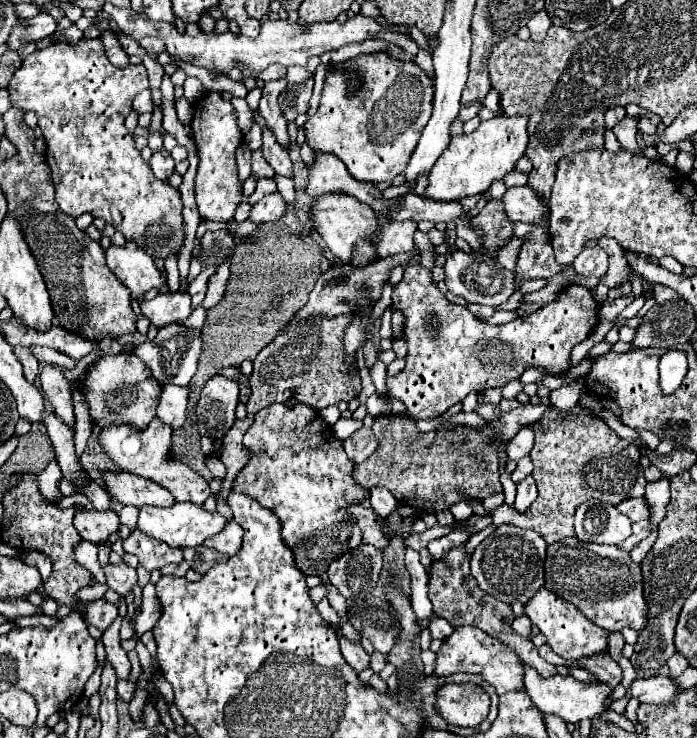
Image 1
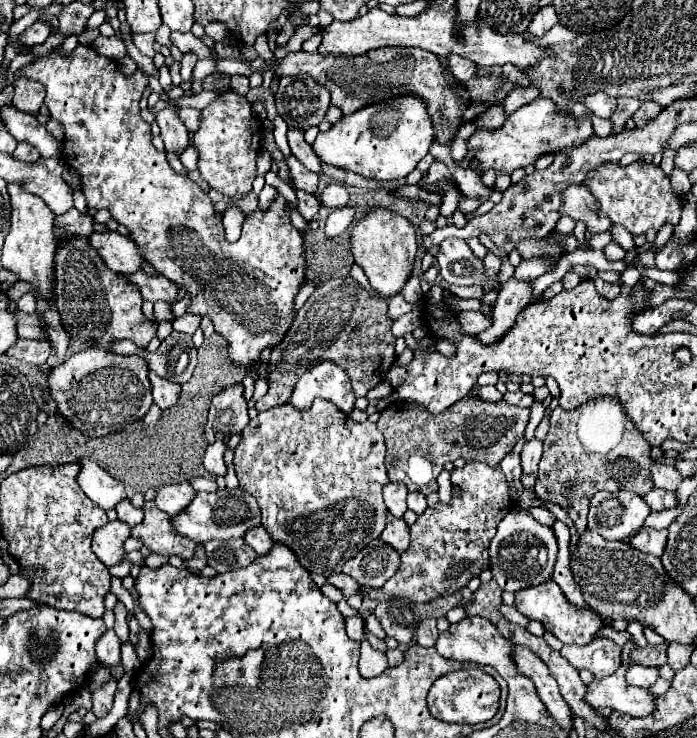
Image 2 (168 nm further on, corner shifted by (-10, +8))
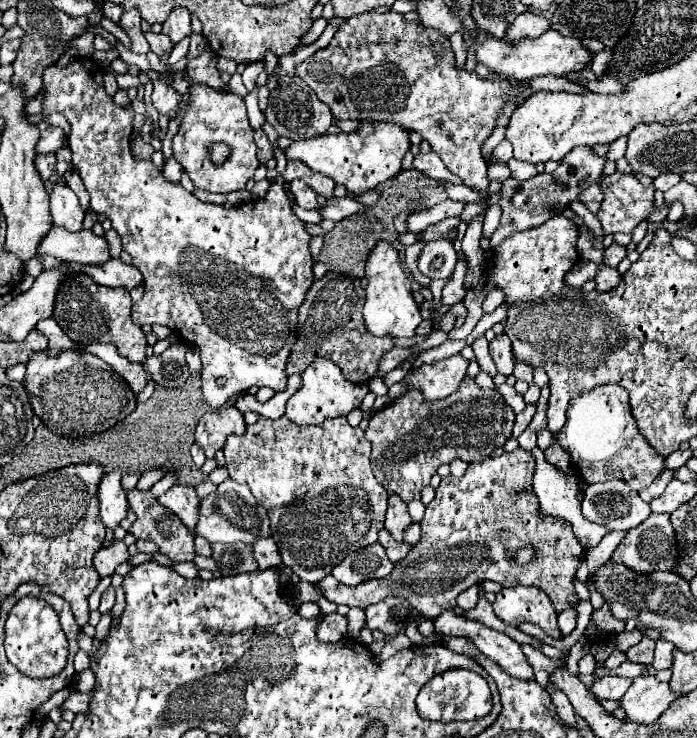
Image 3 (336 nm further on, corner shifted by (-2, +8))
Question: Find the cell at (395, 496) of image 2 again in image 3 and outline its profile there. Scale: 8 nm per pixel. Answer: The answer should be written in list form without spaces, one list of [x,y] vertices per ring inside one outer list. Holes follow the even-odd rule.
[[[390,495],[388,499],[388,511],[386,511],[386,529],[390,531],[390,535],[398,541],[402,541],[402,531],[412,523],[408,511],[406,511],[406,503],[398,497],[398,495]]]

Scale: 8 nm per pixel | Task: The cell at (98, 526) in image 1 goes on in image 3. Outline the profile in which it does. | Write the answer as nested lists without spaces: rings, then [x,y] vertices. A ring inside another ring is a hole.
[[[112,539],[110,545],[102,545],[94,555],[94,567],[100,573],[100,577],[114,575],[114,569],[120,563],[126,563],[128,551],[122,539]]]

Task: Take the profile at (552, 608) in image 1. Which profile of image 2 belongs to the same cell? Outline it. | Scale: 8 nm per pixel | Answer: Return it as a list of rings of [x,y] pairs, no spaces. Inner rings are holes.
[[[554,581],[536,585],[536,587],[528,587],[524,591],[516,593],[514,599],[514,607],[528,619],[536,619],[544,625],[546,631],[550,631],[552,635],[556,635],[562,643],[572,643],[572,645],[588,645],[596,631],[604,625],[602,619],[598,617],[598,613],[590,611],[590,609],[578,609],[574,605],[570,605],[564,597],[564,593],[560,591],[560,587]]]

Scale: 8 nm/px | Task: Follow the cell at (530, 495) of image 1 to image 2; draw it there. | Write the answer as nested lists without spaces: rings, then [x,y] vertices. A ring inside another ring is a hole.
[[[538,439],[528,441],[524,445],[520,457],[522,457],[522,469],[526,473],[536,473],[538,471],[538,461],[542,457],[542,441],[538,441]]]

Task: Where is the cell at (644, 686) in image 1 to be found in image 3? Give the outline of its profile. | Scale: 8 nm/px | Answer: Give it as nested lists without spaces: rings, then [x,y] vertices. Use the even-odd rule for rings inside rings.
[[[606,675],[596,679],[596,683],[592,685],[592,693],[598,697],[598,701],[602,699],[620,699],[624,695],[624,691],[632,685],[632,679],[628,677],[618,677],[618,675]]]

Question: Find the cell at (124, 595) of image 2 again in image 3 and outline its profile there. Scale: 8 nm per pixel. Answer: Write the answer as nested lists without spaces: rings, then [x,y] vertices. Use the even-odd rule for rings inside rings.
[[[74,691],[74,693],[64,701],[62,709],[68,709],[68,711],[72,711],[72,713],[84,713],[84,711],[88,711],[90,701],[92,701],[92,695]]]

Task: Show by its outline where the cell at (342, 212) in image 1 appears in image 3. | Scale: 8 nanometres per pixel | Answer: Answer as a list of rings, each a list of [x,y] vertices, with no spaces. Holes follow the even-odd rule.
[[[378,241],[366,259],[366,303],[364,323],[374,335],[392,337],[414,337],[414,329],[422,323],[420,309],[412,297],[412,283],[408,273],[402,269],[400,255],[390,241]]]

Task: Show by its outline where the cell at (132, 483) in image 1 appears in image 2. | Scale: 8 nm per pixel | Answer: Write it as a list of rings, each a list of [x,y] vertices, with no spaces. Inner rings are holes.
[[[188,481],[184,483],[176,483],[176,485],[166,485],[162,489],[158,489],[156,495],[156,505],[166,511],[170,517],[180,515],[180,511],[184,511],[184,507],[188,507],[188,503],[194,499],[196,491],[192,489],[192,485]]]

